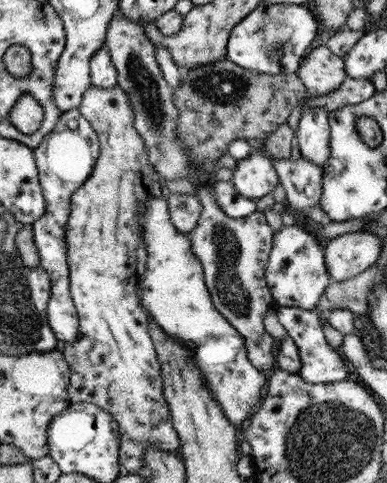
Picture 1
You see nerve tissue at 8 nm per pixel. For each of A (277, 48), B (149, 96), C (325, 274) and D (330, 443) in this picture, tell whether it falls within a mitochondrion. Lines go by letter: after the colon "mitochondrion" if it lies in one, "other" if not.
A: mitochondrion
B: mitochondrion
C: other
D: mitochondrion

